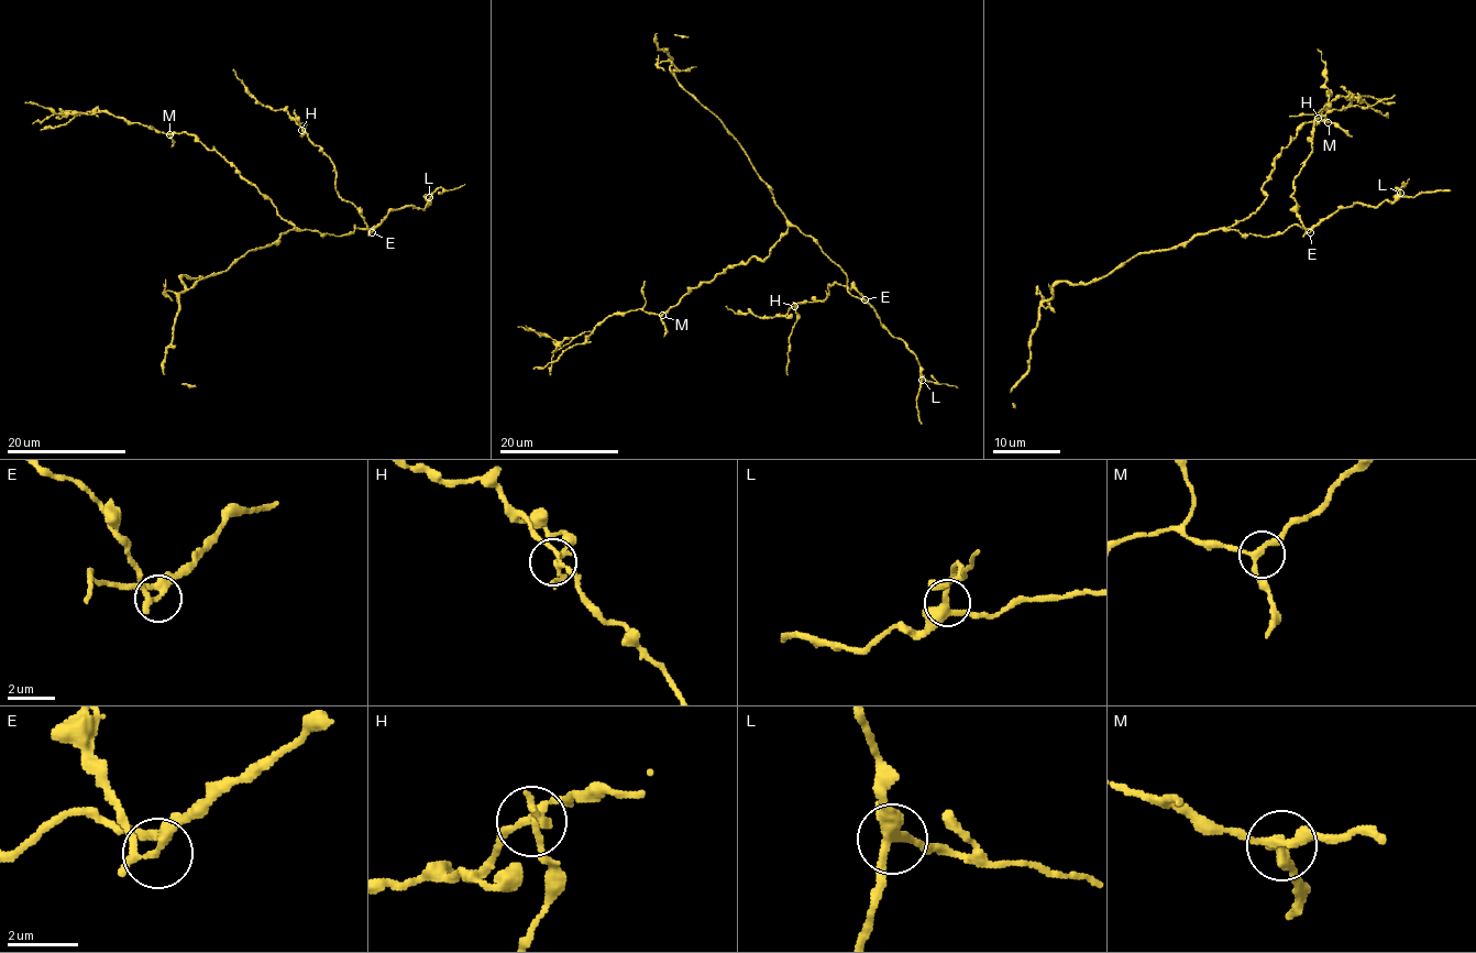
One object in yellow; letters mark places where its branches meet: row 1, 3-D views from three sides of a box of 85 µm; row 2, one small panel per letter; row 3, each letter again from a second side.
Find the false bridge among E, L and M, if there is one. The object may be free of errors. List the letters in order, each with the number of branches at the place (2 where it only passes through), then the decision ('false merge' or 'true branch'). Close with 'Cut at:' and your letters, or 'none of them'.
E: 4 branches meet; false merge
L: 4 branches meet; true branch
M: 3 branches meet; true branch
Cut at: E

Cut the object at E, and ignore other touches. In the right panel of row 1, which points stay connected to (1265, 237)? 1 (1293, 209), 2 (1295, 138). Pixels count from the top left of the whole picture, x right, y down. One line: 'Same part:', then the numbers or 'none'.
Same part: 2

